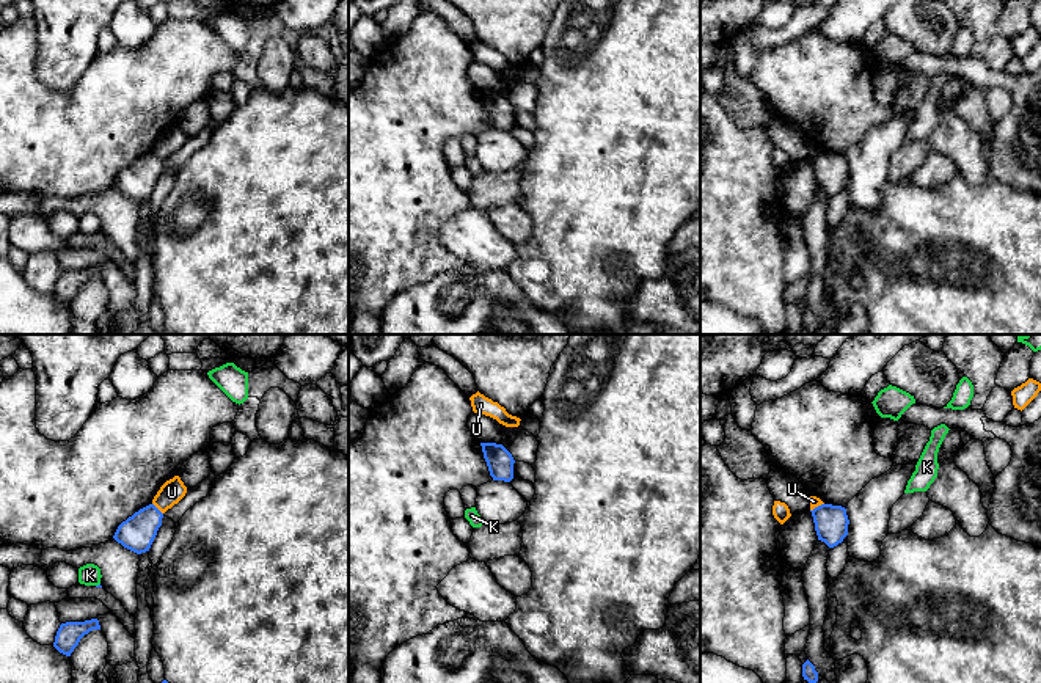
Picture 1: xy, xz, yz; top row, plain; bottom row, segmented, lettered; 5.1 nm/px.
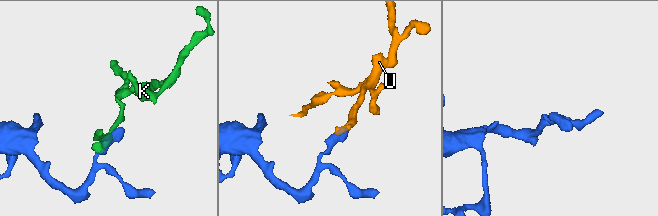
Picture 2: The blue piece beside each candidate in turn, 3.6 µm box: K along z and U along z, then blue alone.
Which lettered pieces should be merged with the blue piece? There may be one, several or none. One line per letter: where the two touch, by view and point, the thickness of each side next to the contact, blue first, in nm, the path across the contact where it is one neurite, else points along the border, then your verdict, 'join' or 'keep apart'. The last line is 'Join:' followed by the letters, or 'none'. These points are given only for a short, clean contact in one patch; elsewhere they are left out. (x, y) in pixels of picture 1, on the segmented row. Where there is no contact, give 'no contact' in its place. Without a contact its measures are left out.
K: meets blue in xy at (99, 584); 20 nm thick on the blue side, 110 nm on the other; border along xy (99, 583), (96, 586); keep apart
U: meets blue in xy at (157, 509); 180 nm thick on the blue side, 120 nm on the other; border along xy (153, 503), (162, 514); keep apart
Join: none

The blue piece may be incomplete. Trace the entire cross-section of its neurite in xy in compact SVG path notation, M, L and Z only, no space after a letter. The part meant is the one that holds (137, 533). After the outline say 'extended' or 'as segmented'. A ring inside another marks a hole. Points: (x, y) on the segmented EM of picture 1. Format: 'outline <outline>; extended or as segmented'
outline M149 504L122 521L113 539L137 554L146 553L162 526L162 518L163 513L154 504Z; as segmented

